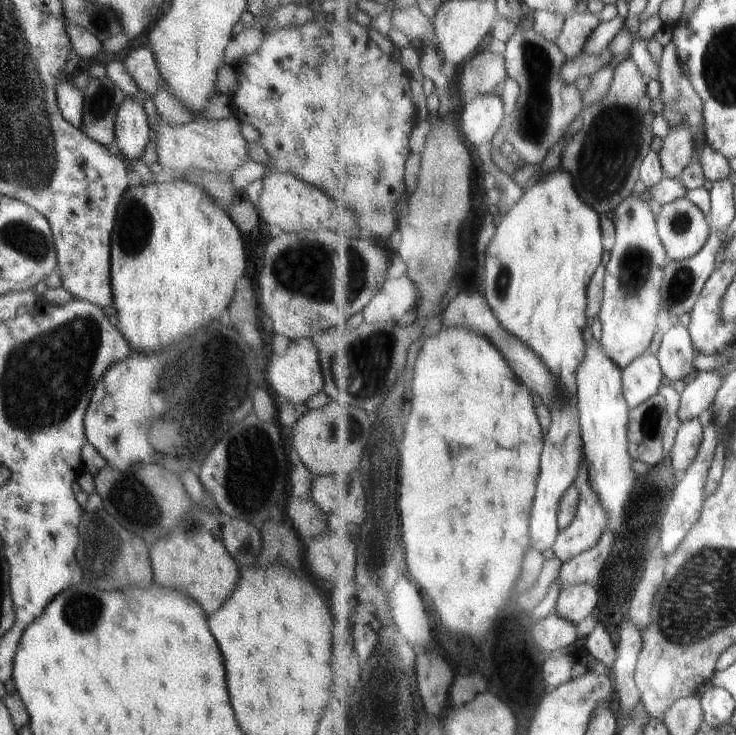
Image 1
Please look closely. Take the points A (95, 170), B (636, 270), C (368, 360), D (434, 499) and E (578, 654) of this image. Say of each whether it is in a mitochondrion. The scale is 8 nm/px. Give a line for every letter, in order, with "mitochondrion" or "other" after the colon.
A: other
B: mitochondrion
C: mitochondrion
D: other
E: other

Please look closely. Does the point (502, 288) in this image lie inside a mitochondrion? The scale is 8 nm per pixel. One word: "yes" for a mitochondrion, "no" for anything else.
yes

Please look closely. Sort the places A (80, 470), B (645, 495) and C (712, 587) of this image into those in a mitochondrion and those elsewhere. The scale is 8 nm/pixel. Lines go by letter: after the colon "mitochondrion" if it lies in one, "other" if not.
A: other
B: other
C: mitochondrion

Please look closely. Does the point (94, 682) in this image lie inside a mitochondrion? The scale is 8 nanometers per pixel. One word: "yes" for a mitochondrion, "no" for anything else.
no

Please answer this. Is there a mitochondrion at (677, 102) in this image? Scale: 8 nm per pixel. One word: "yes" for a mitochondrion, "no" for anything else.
yes

